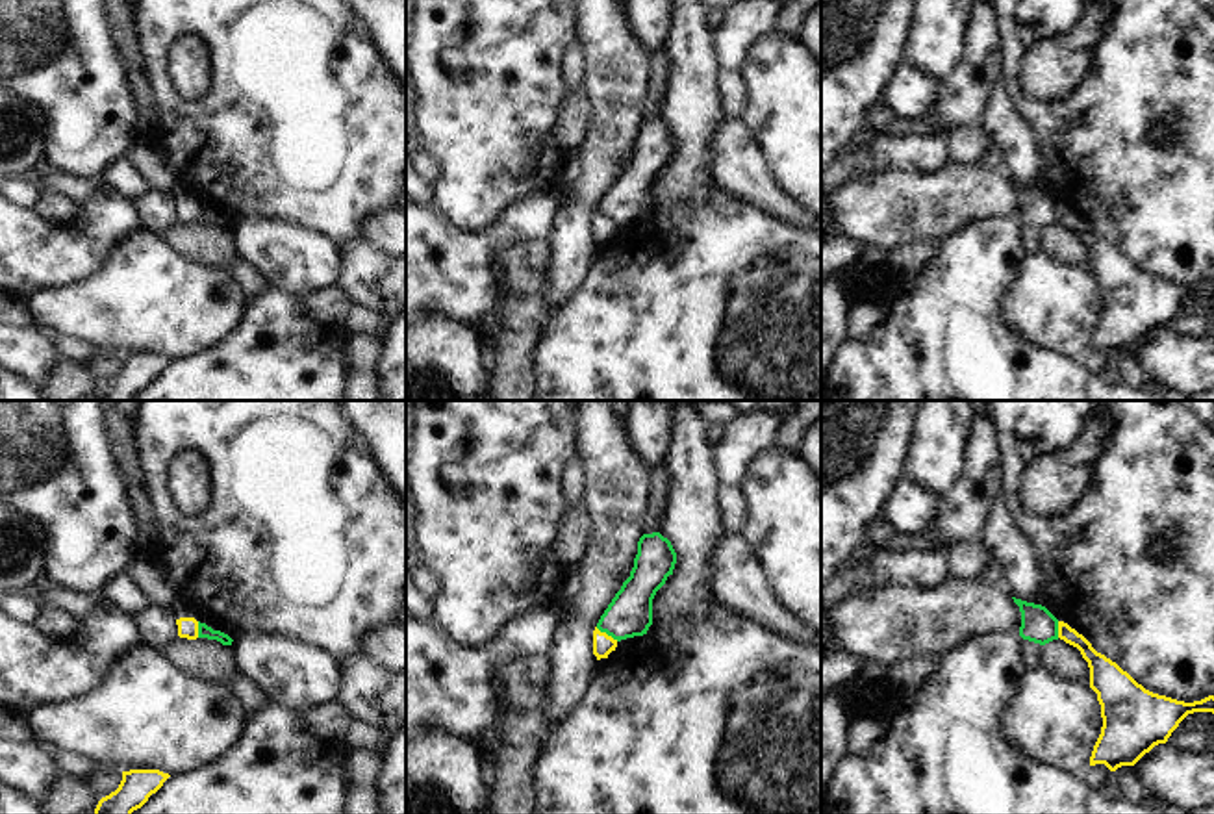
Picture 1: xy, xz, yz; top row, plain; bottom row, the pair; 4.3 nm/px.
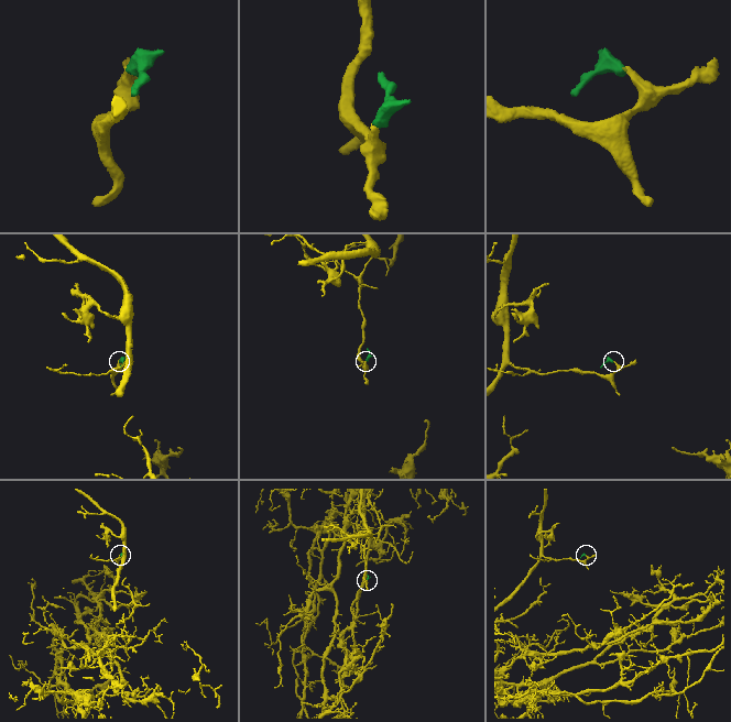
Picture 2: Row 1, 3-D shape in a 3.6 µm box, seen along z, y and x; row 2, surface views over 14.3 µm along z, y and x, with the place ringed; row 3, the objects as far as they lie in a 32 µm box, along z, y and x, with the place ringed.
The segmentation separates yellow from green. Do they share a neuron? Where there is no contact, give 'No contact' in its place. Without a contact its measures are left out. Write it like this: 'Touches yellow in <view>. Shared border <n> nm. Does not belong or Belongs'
Touches yellow in xz. Shared border 120 nm. Does not belong

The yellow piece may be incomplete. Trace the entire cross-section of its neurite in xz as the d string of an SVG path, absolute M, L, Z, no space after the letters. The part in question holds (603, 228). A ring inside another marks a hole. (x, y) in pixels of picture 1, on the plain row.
M595 211L595 215L593 215L593 239L597 241L597 245L608 243L608 239L612 235L615 235L615 232L617 232L617 224L613 224L612 221L608 221L606 217L601 217Z

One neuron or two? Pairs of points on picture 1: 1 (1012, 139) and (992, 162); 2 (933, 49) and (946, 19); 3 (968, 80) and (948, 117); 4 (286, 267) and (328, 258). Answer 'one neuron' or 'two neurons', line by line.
1: two neurons
2: one neuron
3: one neuron
4: one neuron

